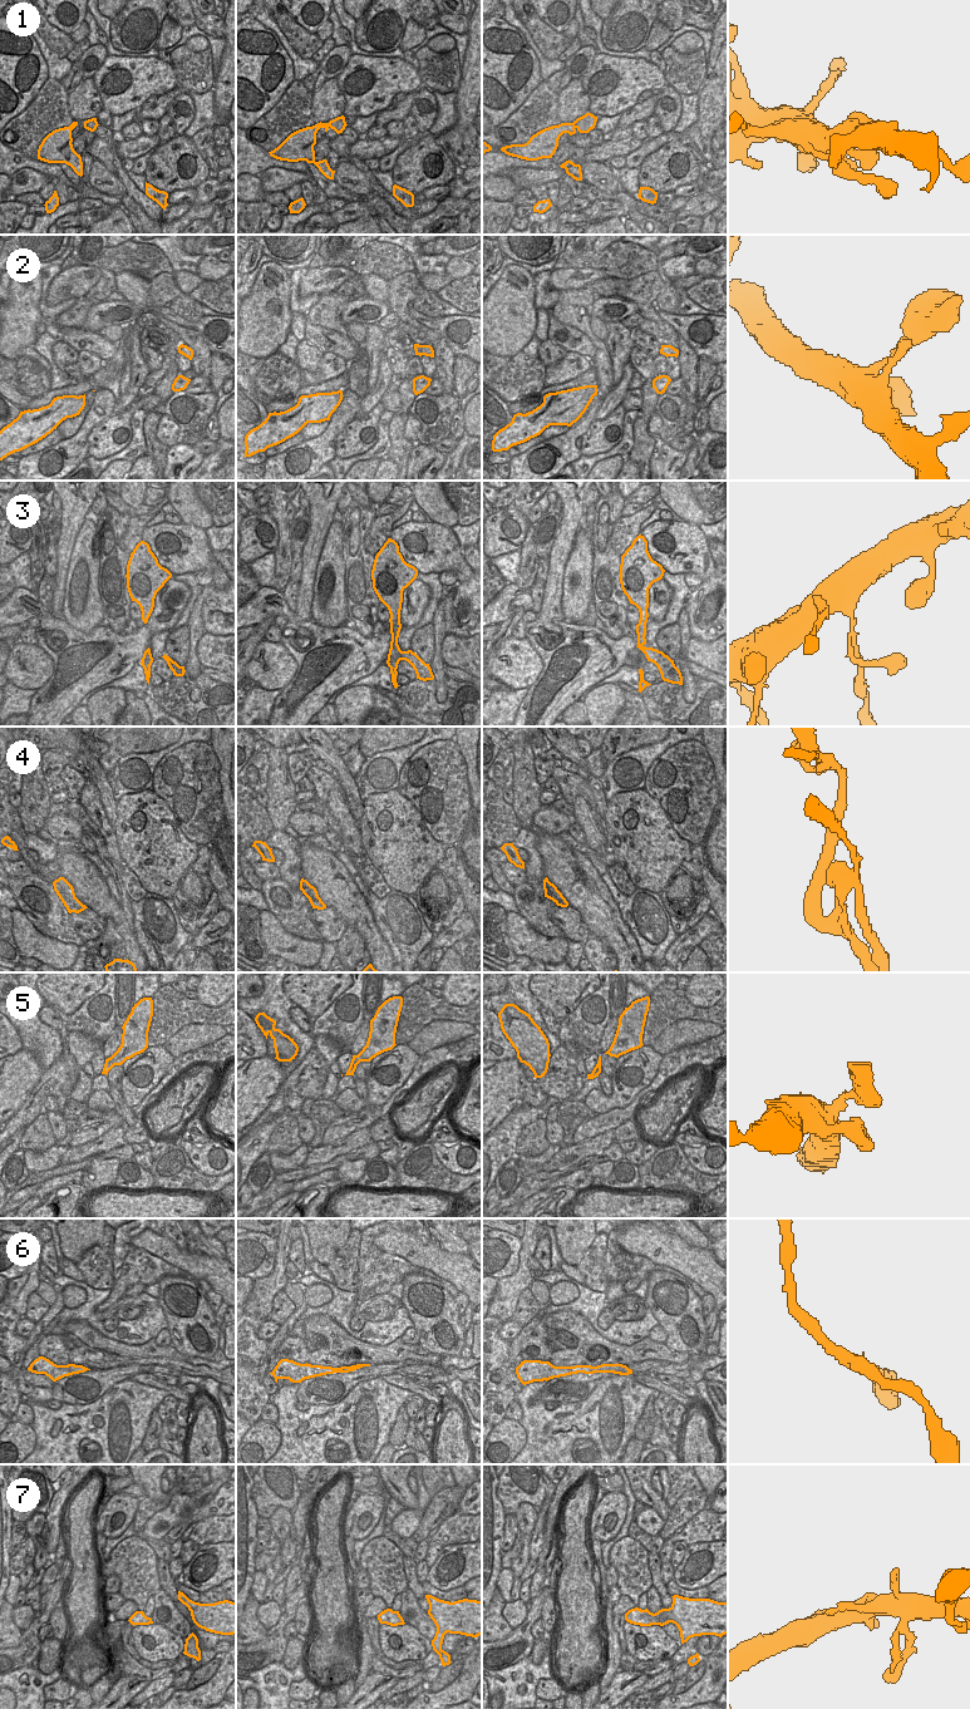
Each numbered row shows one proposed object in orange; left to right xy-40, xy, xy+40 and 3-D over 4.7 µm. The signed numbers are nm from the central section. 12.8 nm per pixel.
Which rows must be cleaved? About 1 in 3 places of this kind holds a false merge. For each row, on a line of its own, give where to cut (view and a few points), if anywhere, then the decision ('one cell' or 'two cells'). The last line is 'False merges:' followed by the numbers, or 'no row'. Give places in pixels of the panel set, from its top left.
1: no cut; one cell
2: no cut; one cell
3: cut in xy along (402, 651), (400, 659); two cells
4: cut in xy+40 along (567, 902), (561, 906); two cells
5: no cut; one cell
6: no cut; one cell
7: no cut; one cell
False merges: 3, 4

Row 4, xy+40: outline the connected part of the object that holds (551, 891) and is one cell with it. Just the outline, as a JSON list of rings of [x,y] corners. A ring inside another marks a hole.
[[[547,877],[543,880],[543,890],[545,897],[552,900],[557,906],[567,906],[566,898],[557,890],[557,887],[548,881]]]

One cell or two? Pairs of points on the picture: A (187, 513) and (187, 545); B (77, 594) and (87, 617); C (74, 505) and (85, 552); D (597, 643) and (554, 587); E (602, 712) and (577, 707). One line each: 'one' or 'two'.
A: two
B: one
C: two
D: two
E: two

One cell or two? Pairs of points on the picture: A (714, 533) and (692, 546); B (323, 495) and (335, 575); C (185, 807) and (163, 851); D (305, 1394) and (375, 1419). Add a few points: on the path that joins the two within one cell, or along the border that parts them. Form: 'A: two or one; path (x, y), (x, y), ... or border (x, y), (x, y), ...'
A: two; border (698, 526), (708, 540)
B: two; border (334, 520), (319, 557)
C: two; border (161, 798), (170, 808), (182, 833), (197, 845)
D: two; border (355, 1385), (335, 1403), (310, 1405)

